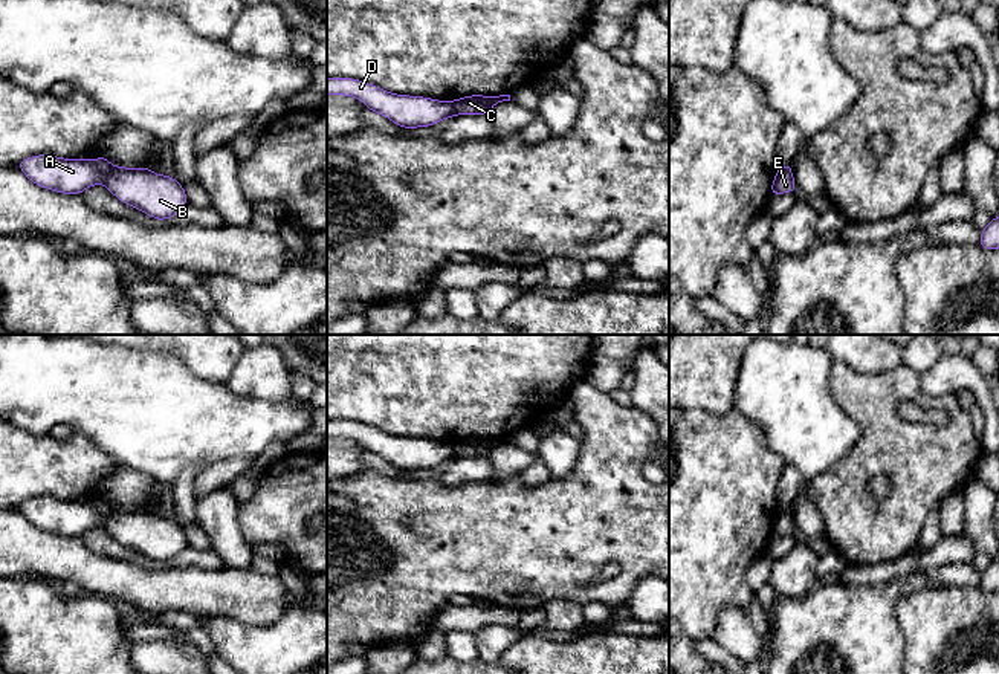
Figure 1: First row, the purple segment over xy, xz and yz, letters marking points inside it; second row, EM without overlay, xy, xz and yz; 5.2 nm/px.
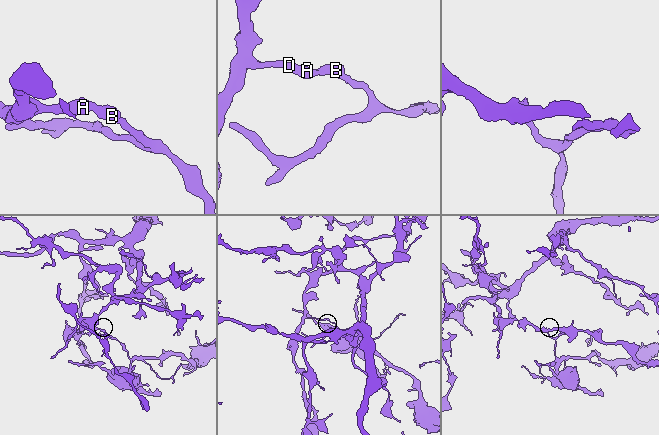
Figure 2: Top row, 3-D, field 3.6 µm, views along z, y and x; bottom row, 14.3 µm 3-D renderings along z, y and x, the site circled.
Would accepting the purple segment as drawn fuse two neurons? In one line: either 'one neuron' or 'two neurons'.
two neurons

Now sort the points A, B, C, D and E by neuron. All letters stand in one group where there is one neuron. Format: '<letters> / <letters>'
A D / B C E

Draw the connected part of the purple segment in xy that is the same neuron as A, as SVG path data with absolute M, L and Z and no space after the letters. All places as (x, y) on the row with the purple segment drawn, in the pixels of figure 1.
M38 154L15 165L31 182L63 194L81 194L93 185L101 185L113 170L104 156L87 160Z

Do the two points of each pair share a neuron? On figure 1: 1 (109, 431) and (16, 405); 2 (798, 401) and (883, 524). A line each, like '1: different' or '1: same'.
1: same
2: different

